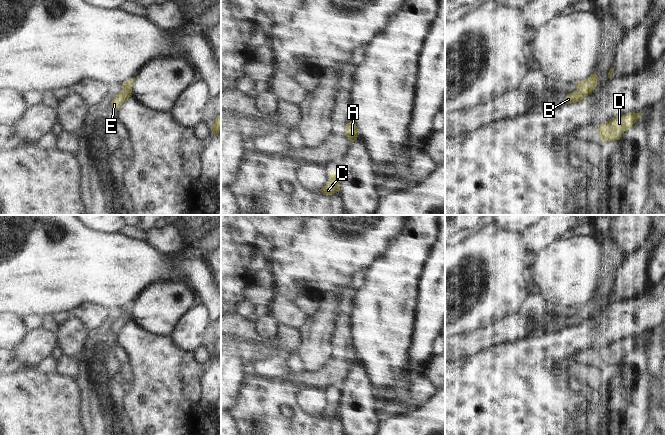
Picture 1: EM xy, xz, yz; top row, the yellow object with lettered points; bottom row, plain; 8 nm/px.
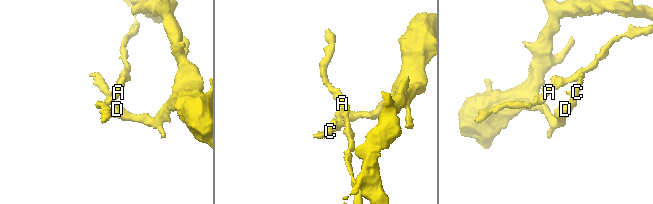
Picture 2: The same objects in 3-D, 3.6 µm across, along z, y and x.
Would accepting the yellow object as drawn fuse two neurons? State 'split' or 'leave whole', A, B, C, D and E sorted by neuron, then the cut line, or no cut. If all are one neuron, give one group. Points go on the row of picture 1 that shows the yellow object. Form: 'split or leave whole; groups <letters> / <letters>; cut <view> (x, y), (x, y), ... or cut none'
leave whole; groups A B C D E; cut none

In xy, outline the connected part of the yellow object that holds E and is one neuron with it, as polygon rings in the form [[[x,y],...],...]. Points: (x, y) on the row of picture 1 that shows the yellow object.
[[[131,78],[125,82],[123,82],[121,91],[113,98],[111,102],[111,107],[115,110],[118,110],[120,106],[126,102],[132,93],[132,87],[134,85],[135,78]]]

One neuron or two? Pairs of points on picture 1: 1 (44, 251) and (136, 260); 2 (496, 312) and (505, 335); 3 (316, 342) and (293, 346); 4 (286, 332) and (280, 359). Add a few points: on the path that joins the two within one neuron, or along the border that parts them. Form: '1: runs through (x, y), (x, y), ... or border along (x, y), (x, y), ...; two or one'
1: runs through (67, 260), (113, 260); one
2: border along (521, 312), (508, 314), (496, 322), (477, 329); two
3: border along (299, 328), (301, 343), (296, 351); two
4: runs through (286, 339), (284, 352); one

